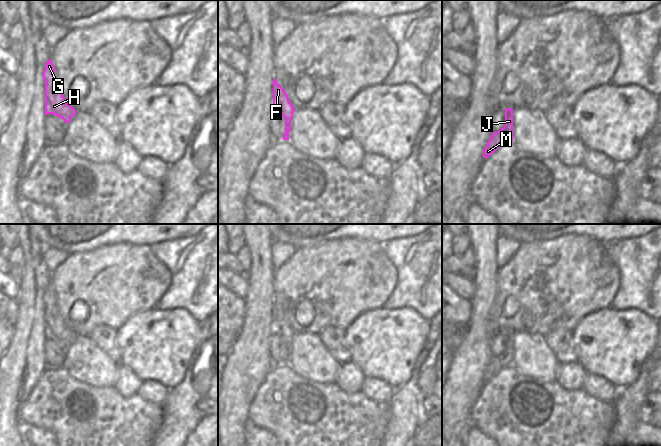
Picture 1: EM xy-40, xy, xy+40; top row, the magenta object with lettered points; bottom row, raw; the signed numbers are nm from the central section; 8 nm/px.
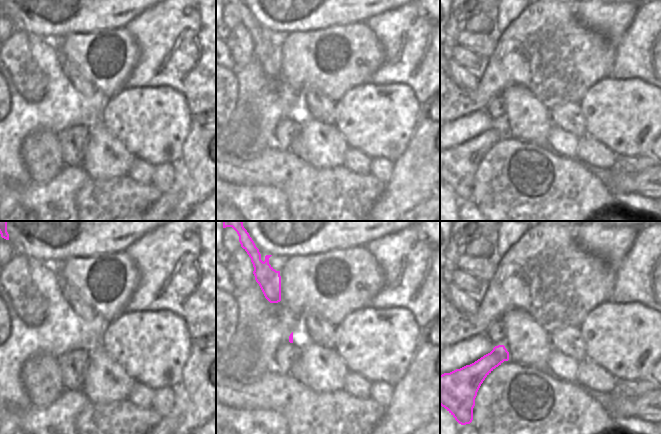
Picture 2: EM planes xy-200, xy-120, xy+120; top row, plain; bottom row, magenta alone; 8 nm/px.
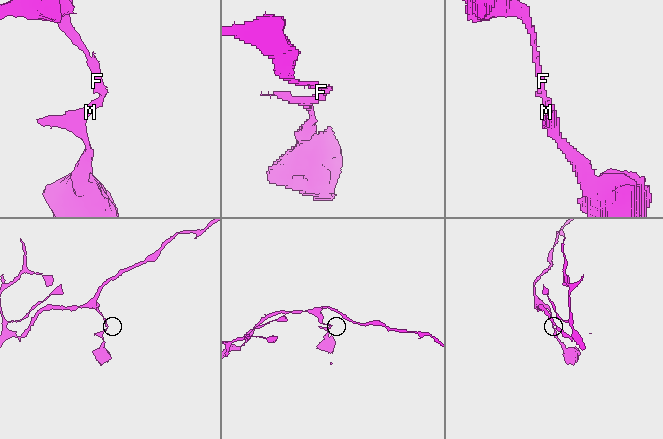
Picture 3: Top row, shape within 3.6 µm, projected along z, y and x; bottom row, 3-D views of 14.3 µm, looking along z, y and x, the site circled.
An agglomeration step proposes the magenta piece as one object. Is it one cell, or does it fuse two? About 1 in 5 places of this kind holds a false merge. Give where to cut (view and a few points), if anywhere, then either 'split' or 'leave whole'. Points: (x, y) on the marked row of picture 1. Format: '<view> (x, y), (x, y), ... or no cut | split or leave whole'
no cut | leave whole

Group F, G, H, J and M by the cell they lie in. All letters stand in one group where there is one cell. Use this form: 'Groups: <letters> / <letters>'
Groups: F G H J M

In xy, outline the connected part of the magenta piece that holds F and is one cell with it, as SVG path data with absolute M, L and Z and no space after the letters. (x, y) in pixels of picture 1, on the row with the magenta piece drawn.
M273 79L273 108L276 108L285 118L285 133L283 140L289 140L289 132L291 130L291 119L295 108L289 101L289 97L285 90Z

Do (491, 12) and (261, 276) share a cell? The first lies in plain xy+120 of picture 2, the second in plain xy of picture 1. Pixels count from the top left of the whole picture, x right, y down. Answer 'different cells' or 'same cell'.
same cell

